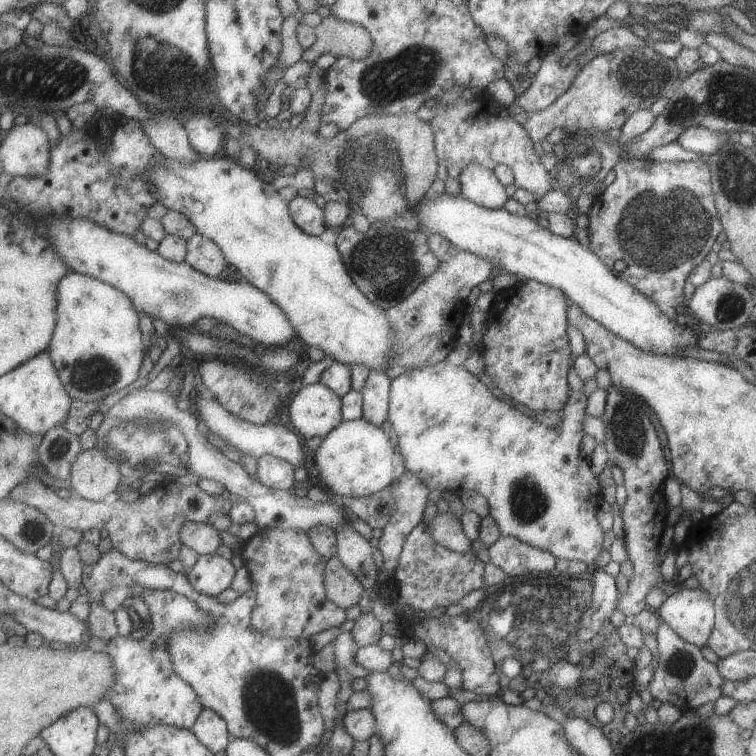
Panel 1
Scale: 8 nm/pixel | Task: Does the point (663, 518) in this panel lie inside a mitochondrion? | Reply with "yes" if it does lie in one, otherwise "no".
no

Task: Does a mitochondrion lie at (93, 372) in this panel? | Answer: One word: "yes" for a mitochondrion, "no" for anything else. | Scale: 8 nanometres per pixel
yes

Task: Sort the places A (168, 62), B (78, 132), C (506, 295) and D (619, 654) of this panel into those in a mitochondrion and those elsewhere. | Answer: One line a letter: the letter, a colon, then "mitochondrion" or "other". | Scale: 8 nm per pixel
A: mitochondrion
B: other
C: other
D: other

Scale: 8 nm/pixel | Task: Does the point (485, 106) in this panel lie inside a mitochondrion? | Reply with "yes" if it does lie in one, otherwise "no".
no

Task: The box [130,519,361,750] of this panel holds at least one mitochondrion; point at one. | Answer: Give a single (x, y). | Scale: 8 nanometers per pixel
(271, 702)

